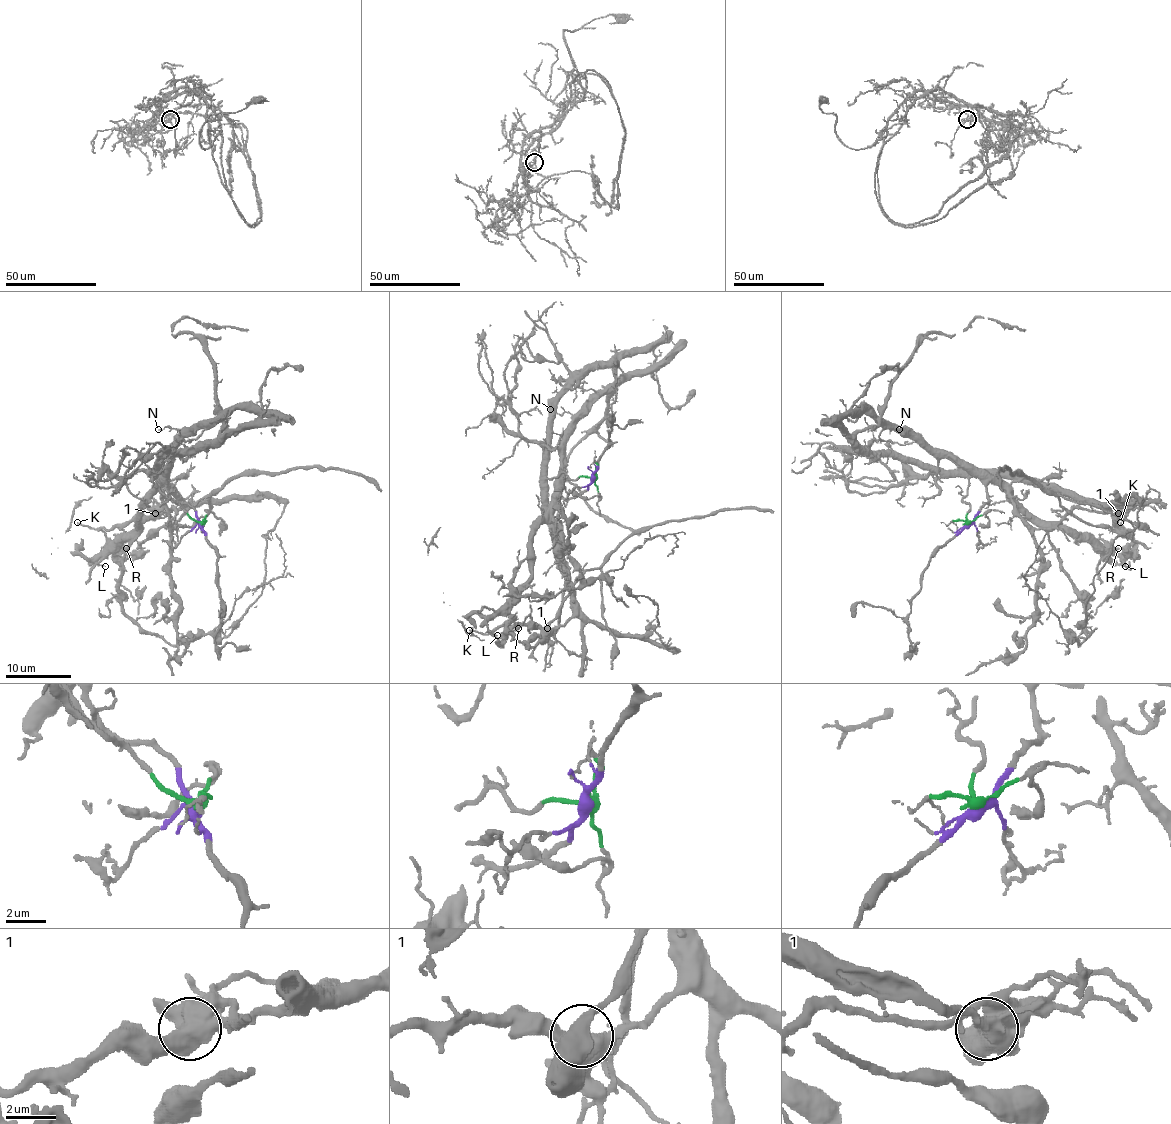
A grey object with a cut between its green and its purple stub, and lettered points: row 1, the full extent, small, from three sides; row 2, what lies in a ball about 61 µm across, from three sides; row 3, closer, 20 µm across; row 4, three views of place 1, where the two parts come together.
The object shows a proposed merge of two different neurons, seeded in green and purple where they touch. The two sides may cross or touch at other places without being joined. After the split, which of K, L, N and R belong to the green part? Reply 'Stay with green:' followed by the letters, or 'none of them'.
Stay with green: K

